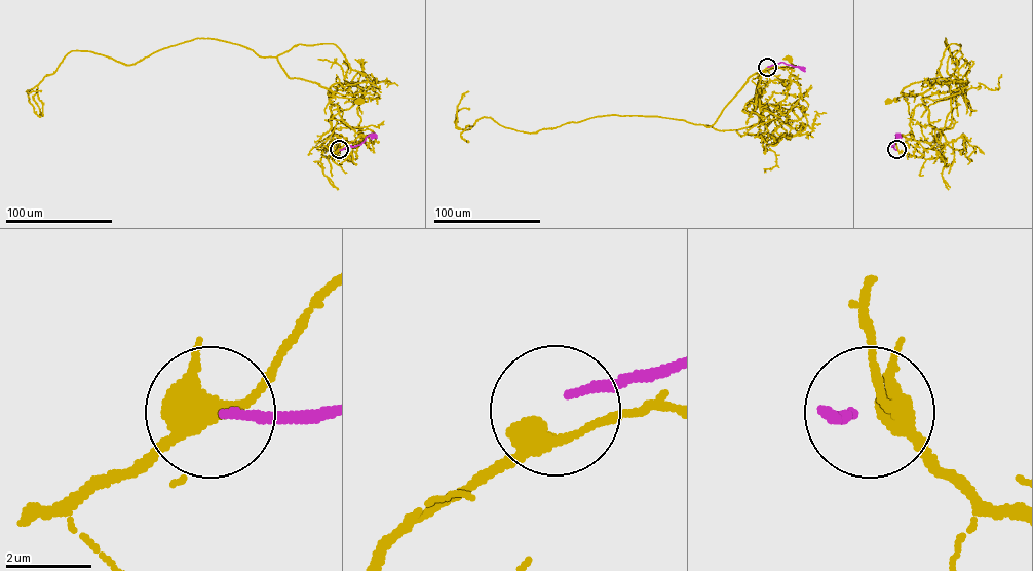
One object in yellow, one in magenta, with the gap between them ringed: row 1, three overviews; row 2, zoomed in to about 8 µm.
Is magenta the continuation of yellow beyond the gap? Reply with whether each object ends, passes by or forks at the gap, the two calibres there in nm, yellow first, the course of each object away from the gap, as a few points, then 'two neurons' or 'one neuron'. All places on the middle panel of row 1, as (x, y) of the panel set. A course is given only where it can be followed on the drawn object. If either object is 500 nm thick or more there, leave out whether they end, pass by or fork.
yellow forks there; magenta ends there; 480 nm thick on the yellow side, 200 nm on the other; yellow runs (767, 67), (751, 113), (759, 116), (760, 77), (771, 68), (794, 67), (790, 59); magenta runs (767, 67), (782, 62), (802, 68); two neurons

